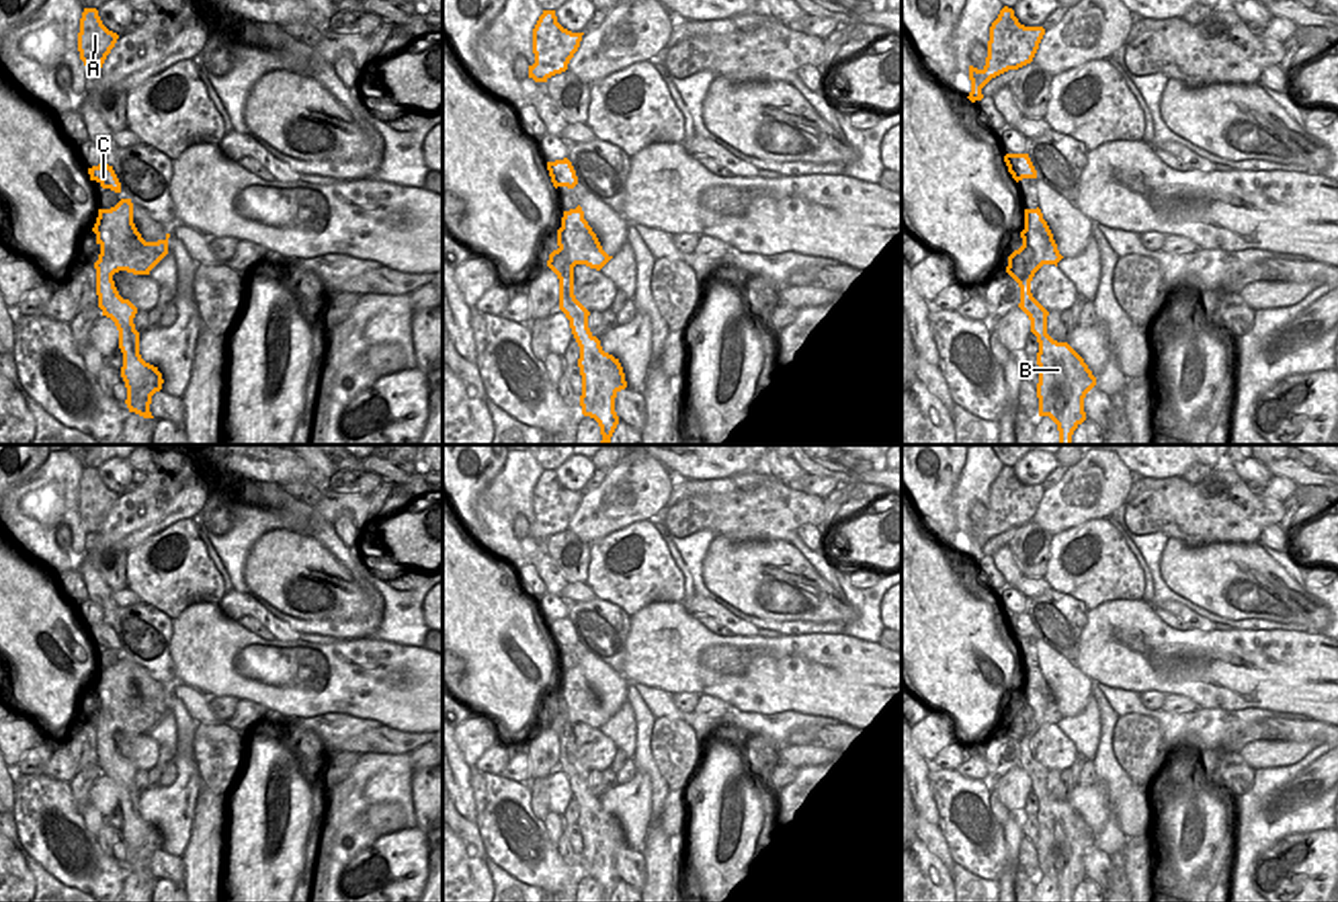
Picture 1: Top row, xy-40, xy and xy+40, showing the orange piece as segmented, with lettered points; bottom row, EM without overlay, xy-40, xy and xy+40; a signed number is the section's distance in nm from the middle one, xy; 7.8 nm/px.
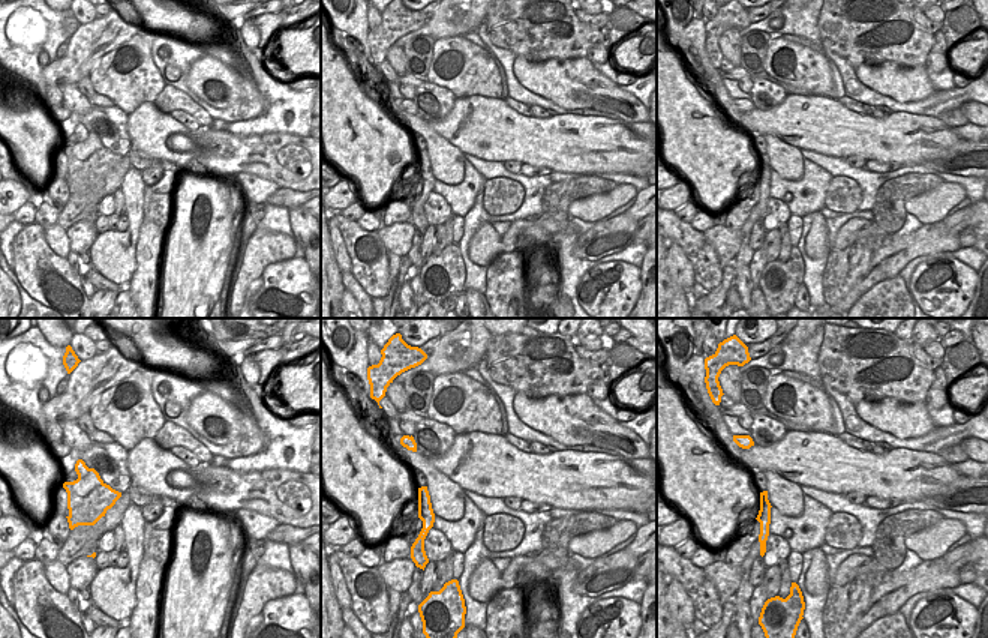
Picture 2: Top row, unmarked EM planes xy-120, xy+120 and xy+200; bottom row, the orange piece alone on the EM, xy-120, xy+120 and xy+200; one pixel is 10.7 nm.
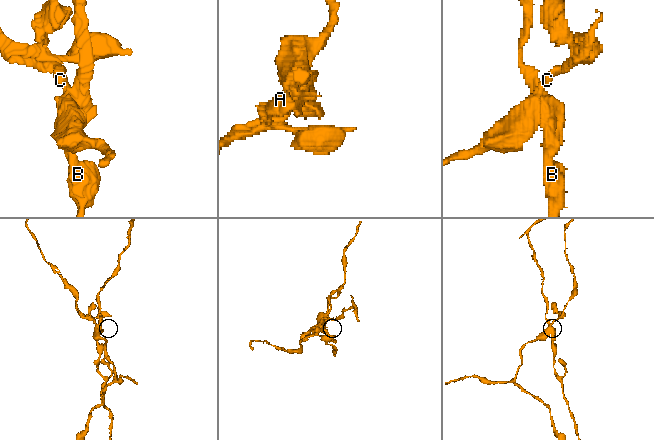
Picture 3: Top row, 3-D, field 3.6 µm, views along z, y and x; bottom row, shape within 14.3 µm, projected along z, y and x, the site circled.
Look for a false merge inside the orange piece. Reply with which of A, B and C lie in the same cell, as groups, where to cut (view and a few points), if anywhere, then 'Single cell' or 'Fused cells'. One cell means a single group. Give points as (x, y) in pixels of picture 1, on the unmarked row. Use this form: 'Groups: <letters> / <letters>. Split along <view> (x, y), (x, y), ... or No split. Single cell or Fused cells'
Groups: A C / B. Split along xy-40 (138, 691), (117, 712), (99, 716). Fused cells.

